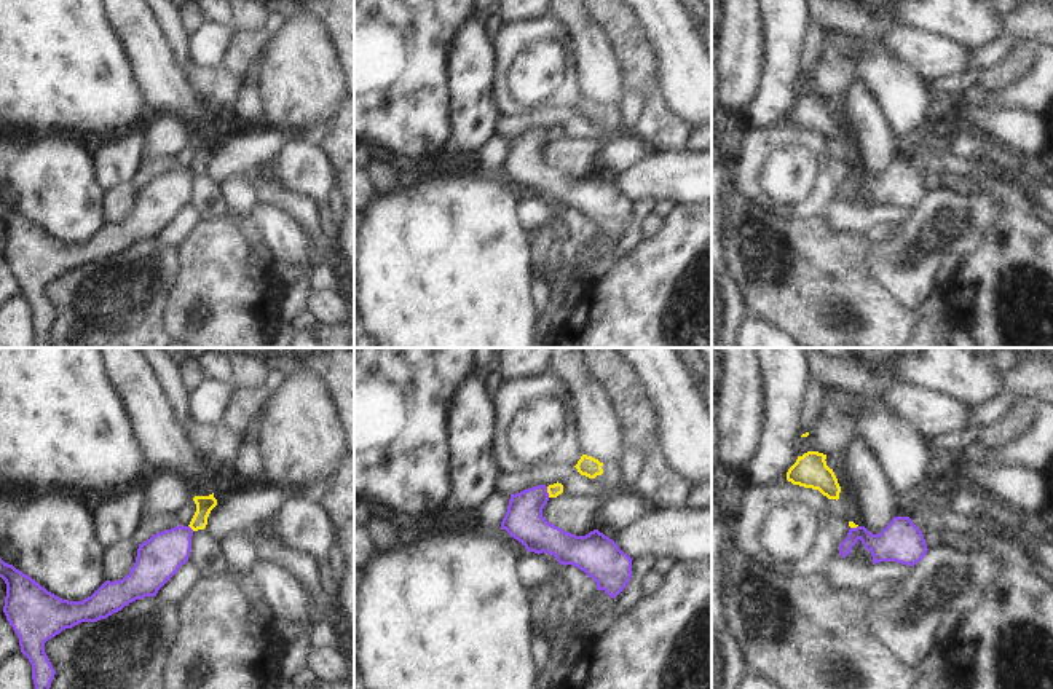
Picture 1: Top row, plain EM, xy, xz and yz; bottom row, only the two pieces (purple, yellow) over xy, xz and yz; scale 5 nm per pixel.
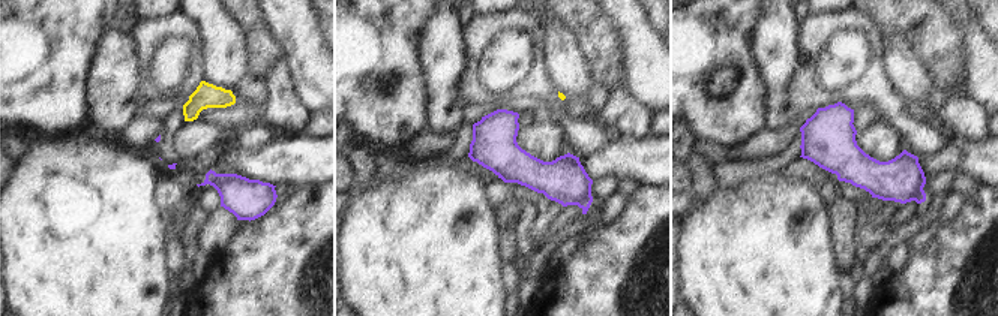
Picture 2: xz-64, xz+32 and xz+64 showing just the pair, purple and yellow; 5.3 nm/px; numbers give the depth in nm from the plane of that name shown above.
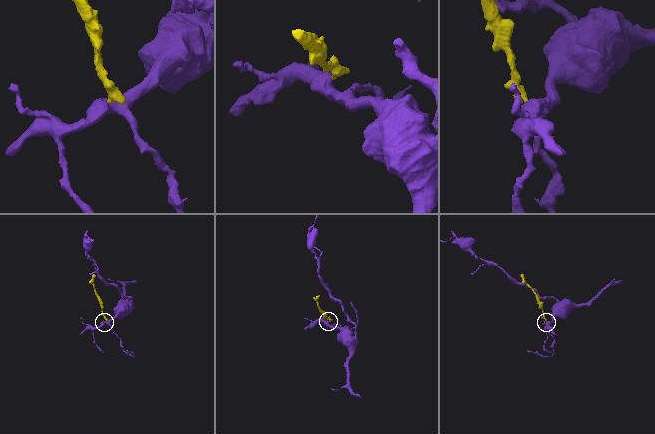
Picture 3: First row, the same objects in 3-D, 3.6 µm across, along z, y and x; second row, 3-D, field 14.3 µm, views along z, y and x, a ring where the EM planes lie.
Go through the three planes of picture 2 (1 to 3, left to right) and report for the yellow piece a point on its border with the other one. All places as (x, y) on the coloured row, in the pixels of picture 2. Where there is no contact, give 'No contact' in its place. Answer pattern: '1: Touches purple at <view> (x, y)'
1: No contact
2: No contact
3: No contact.

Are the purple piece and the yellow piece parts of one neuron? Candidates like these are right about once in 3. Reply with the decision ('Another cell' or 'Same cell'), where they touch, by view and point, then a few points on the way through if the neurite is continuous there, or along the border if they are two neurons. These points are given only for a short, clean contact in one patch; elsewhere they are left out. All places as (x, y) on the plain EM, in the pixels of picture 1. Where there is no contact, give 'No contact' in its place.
Another cell. Touches purple at xz (546, 134). Boundary: xz (546, 129), (549, 139).

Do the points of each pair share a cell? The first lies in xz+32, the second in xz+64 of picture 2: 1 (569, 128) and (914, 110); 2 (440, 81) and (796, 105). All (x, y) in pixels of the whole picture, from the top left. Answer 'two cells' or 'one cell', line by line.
1: two cells
2: two cells

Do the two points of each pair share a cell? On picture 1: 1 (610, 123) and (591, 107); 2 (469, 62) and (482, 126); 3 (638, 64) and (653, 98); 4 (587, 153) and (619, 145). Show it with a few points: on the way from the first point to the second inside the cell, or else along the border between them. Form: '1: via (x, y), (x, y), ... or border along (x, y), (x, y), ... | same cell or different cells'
1: via (605, 118), (595, 112) | same cell
2: via (471, 78), (473, 110) | same cell
3: border along (656, 86), (642, 96) | different cells
4: border along (597, 141), (600, 163) | different cells

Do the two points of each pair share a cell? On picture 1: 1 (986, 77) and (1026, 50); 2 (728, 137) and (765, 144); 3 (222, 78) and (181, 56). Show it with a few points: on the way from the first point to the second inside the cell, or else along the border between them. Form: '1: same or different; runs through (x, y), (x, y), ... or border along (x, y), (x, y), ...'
1: same; runs through (996, 77), (1017, 59)
2: different; border along (747, 120), (742, 126), (741, 147)
3: same; runs through (211, 78), (201, 78), (190, 67)

